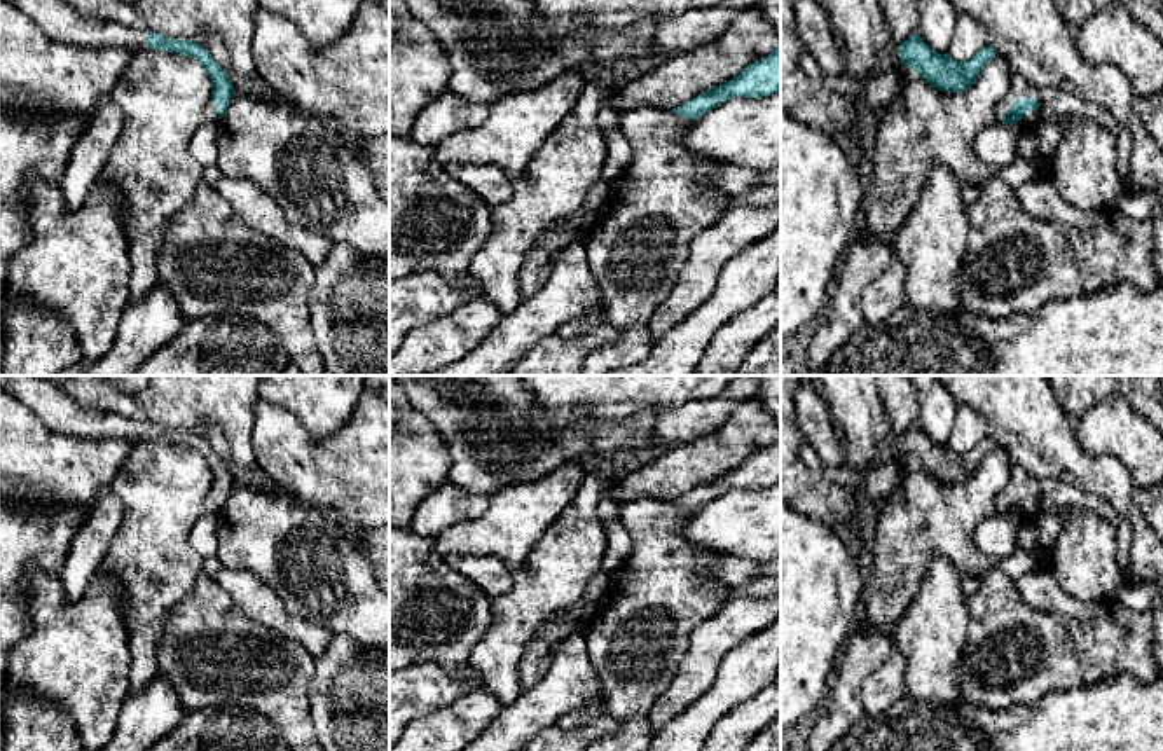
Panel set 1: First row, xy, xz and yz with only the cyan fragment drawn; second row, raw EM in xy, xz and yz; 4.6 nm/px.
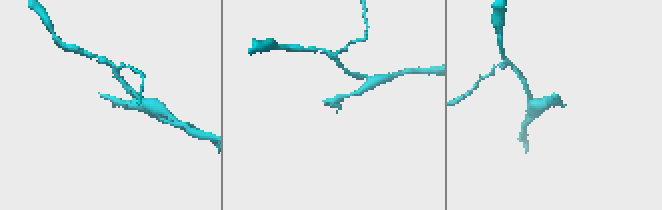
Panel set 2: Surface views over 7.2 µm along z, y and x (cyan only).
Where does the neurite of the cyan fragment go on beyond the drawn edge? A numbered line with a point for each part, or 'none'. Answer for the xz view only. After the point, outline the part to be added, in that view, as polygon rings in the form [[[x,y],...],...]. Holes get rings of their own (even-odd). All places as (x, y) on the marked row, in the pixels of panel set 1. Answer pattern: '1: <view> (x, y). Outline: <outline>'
none

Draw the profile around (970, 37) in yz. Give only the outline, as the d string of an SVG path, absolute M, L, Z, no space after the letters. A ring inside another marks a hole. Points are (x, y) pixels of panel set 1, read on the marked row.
M959 14L955 33L948 45L948 54L952 56L952 59L967 61L985 45L988 45L987 30L978 24L971 16Z

